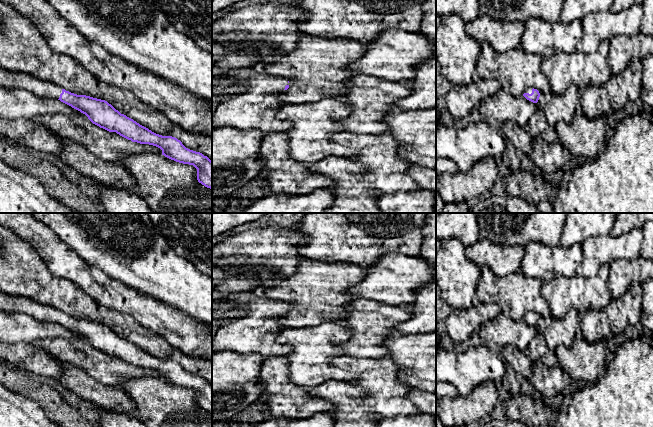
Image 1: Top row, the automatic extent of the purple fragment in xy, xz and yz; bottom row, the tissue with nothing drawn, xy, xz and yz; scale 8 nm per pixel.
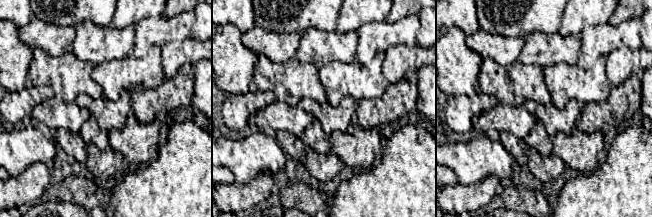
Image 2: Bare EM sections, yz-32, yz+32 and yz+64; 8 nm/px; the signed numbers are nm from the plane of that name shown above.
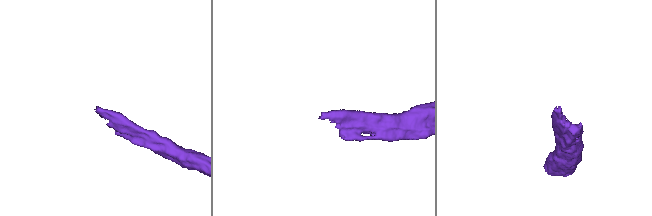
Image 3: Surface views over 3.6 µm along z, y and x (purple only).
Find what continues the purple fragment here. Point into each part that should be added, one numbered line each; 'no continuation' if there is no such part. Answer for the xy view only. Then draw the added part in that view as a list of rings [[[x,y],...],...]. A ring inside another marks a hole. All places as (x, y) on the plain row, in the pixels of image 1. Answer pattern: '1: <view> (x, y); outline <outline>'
1: xy (8, 303); outline [[[0,291],[0,311],[24,313],[41,322],[59,323],[62,313],[55,308],[41,305],[23,296],[14,296]]]

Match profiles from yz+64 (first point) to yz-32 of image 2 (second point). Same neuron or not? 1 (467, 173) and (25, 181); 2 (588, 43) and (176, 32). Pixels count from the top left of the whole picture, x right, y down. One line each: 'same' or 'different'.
1: different
2: same

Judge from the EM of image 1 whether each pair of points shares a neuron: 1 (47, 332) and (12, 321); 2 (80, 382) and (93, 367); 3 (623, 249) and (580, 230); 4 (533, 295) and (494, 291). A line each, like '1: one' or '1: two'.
1: one
2: two
3: two
4: one

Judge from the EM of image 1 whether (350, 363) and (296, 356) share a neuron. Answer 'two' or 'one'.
two

